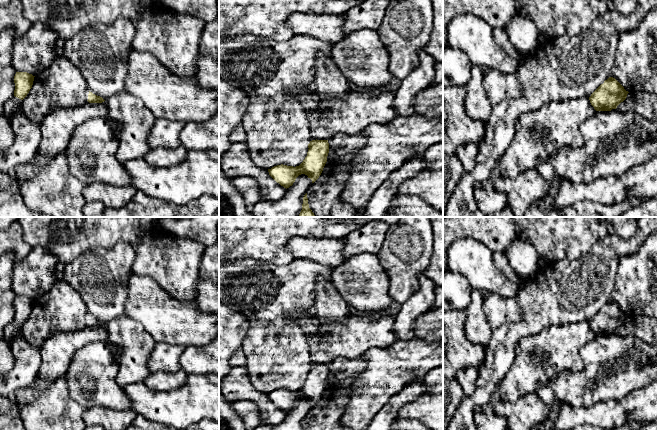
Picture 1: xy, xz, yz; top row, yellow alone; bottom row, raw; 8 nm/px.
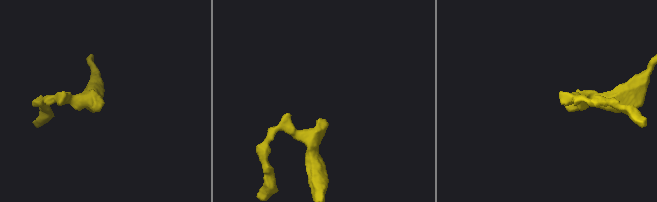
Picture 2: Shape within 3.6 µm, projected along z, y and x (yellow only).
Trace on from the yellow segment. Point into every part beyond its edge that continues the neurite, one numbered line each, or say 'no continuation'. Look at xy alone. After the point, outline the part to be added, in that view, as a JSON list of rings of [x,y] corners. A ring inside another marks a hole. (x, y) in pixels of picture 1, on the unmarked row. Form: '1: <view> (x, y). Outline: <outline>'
1: xy (11, 329). Outline: [[[13,320],[10,324],[5,327],[4,339],[10,344],[12,338],[19,332],[22,328],[22,324]]]

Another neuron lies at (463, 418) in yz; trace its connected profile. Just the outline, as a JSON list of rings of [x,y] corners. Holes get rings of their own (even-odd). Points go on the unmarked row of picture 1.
[[[641,217],[637,222],[636,234],[631,239],[625,240],[608,234],[579,259],[551,261],[519,289],[516,298],[522,311],[522,319],[493,330],[486,347],[486,359],[476,381],[476,390],[471,397],[461,400],[447,430],[478,430],[474,420],[475,409],[489,402],[495,387],[507,375],[515,359],[516,345],[521,338],[535,335],[548,325],[589,322],[611,301],[620,258],[636,253],[648,236],[657,232],[657,217]]]

